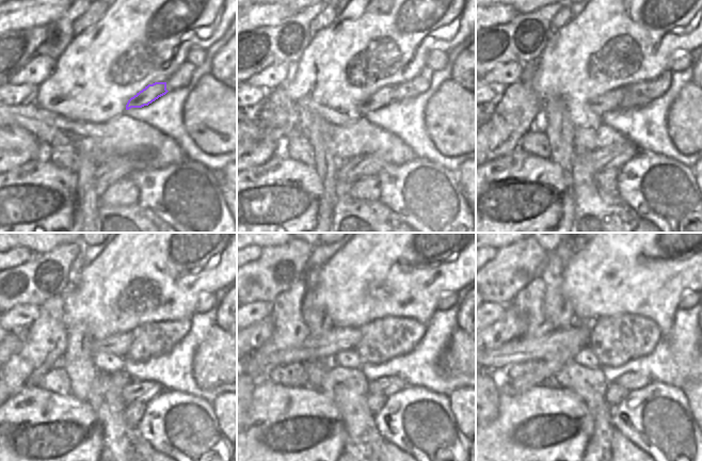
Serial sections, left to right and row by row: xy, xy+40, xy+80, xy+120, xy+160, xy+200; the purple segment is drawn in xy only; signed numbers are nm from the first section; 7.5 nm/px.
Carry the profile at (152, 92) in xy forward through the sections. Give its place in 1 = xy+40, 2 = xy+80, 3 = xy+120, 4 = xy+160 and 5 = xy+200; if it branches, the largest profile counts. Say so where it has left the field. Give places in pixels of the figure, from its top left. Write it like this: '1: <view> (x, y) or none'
1: xy+40 (382, 97)
2: xy+80 (602, 105)
3: xy+120 (118, 344)
4: xy+160 (337, 339)
5: xy+200 (523, 349)

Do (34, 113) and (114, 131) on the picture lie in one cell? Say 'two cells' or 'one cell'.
one cell

